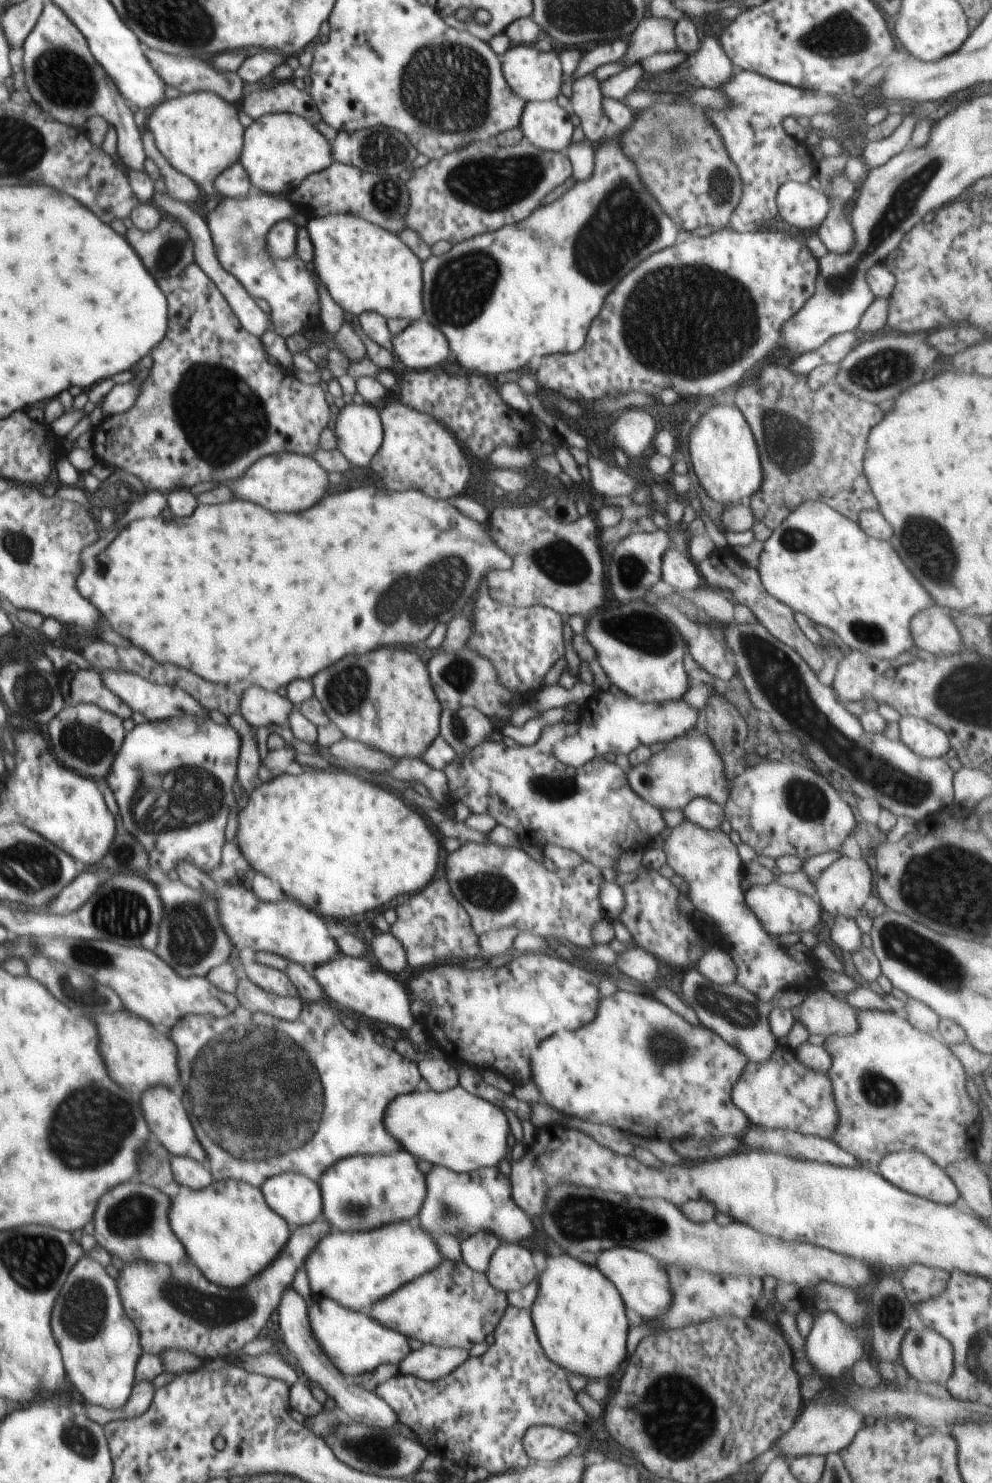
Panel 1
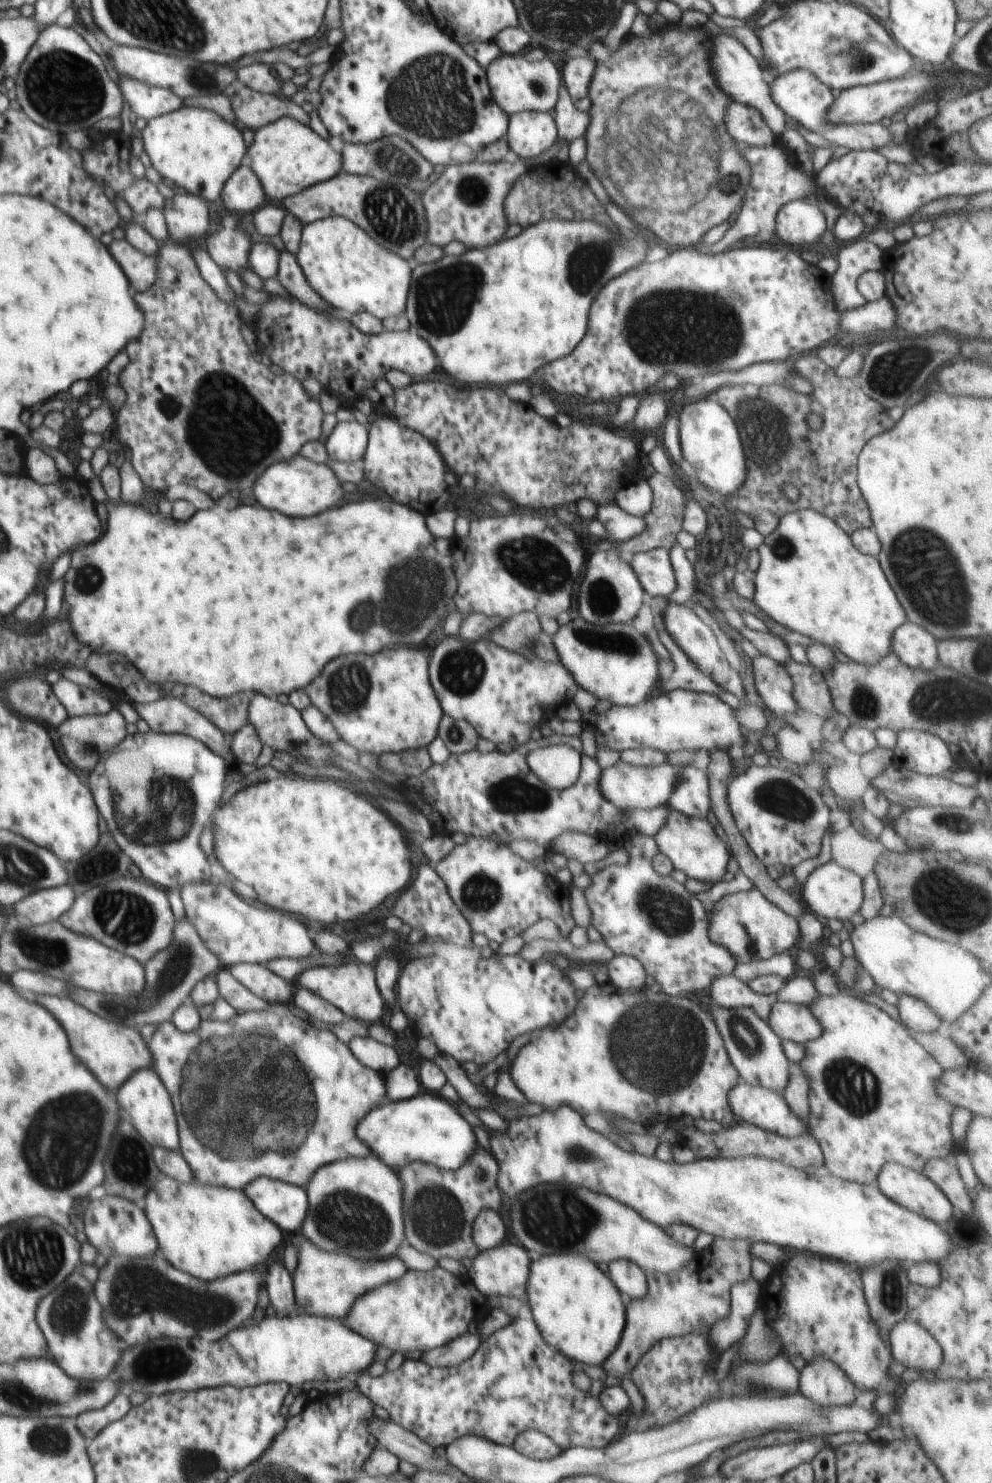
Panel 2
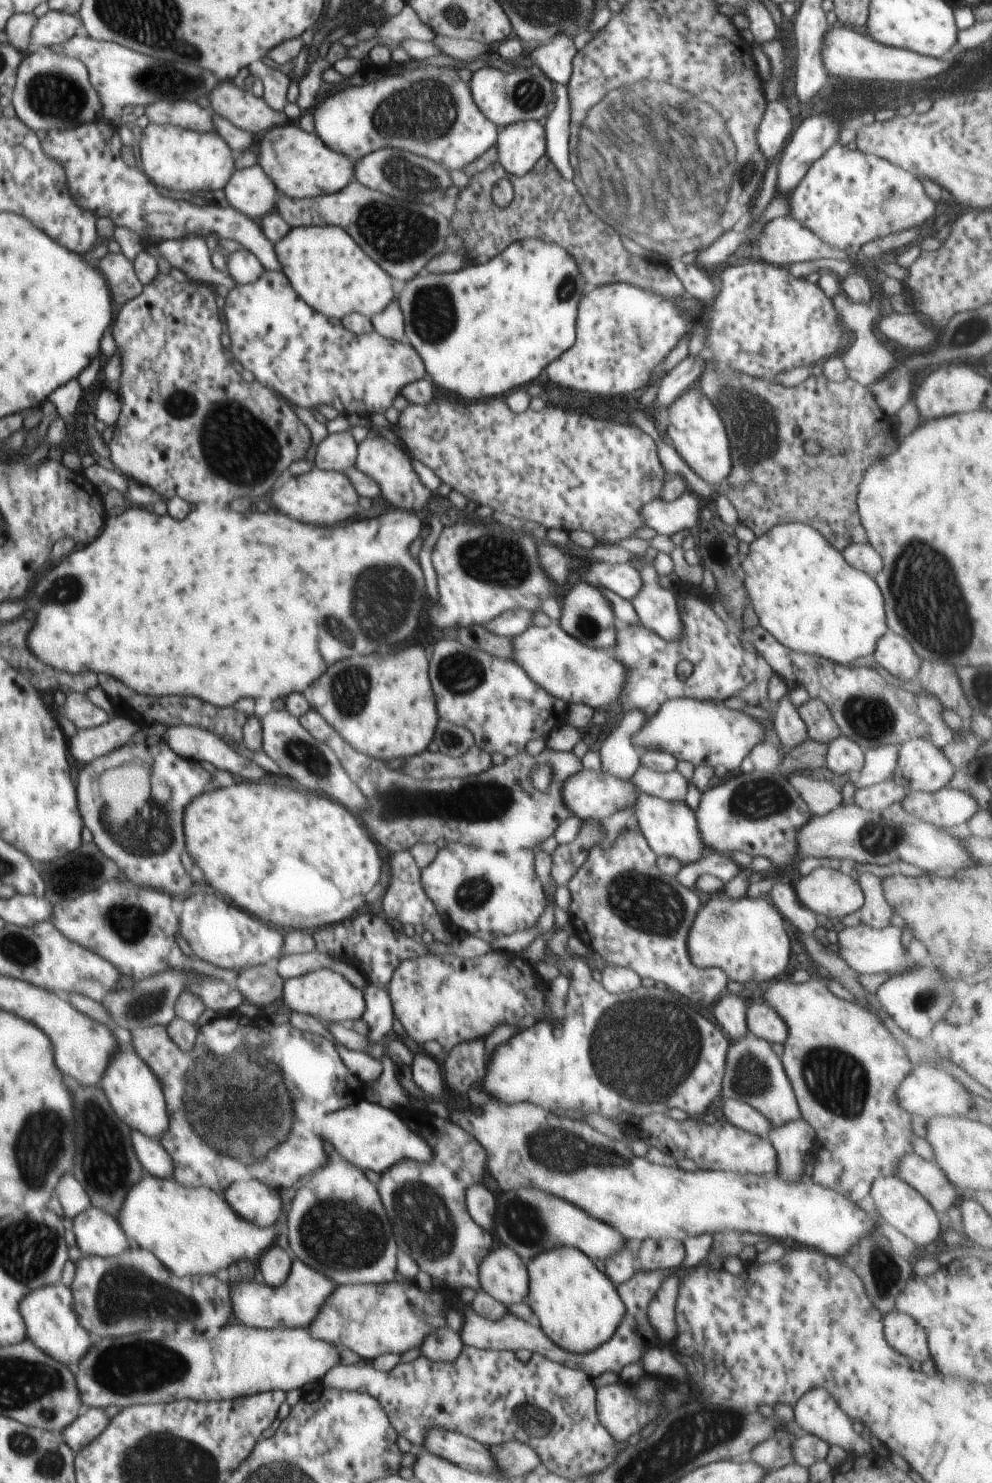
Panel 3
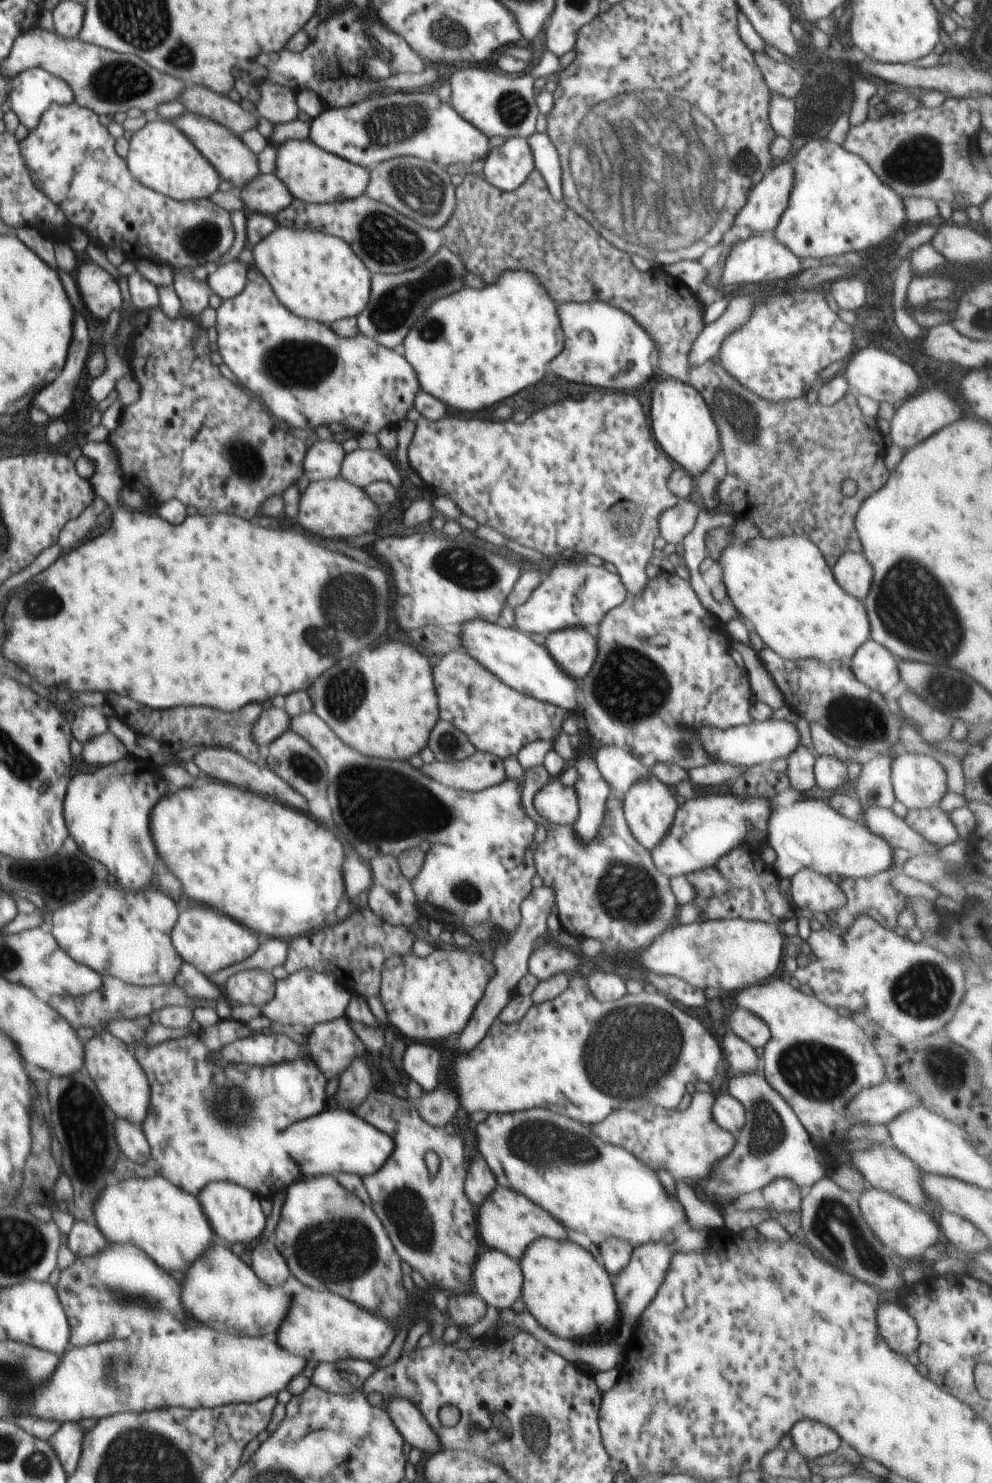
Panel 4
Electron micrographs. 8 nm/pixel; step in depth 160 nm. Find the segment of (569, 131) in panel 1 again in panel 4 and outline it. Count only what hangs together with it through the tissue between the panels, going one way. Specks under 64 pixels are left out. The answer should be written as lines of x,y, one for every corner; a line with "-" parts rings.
512,136
504,145
490,150
480,172
490,185
508,193
523,187
534,168
528,140

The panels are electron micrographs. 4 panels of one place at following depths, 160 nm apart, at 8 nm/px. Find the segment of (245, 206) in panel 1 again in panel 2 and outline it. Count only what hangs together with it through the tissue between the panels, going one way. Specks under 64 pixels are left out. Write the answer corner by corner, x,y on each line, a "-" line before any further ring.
230,212
223,216
221,229
208,234
206,251
214,263
222,269
231,269
237,274
245,267
249,268
249,251
251,240
244,231
237,231
237,223
241,219
239,214

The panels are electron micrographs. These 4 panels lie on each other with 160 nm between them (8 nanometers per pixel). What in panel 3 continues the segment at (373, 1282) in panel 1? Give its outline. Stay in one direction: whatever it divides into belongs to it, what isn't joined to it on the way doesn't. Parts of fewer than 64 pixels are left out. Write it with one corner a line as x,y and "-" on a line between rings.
294,1260
290,1276
278,1288
270,1288
260,1282
228,1282
230,1298
232,1298
232,1314
240,1324
250,1328
299,1328
309,1327
310,1322
318,1316
322,1306
326,1306
326,1298
332,1296
336,1286
324,1278
324,1274
316,1268
308,1268
300,1260

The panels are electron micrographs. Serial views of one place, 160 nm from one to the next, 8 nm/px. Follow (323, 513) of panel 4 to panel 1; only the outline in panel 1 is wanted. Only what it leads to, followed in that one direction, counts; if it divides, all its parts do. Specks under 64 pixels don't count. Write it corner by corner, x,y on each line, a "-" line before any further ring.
281,452
259,458
252,466
249,466
249,469
240,478
233,481
230,490
234,490
234,494
240,500
260,504
262,508
266,508
270,512
304,512
304,510
312,508
328,492
328,480
329,473
311,455

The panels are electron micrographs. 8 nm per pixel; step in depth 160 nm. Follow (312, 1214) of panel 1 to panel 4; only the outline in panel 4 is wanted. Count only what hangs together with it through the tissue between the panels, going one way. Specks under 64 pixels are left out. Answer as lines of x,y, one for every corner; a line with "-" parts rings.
210,1182
210,1186
201,1187
196,1198
201,1203
210,1226
213,1227
213,1234
224,1240
228,1246
236,1242
244,1245
254,1242
262,1234
264,1224
268,1224
267,1215
262,1213
261,1198
256,1198
250,1190
240,1188
232,1182

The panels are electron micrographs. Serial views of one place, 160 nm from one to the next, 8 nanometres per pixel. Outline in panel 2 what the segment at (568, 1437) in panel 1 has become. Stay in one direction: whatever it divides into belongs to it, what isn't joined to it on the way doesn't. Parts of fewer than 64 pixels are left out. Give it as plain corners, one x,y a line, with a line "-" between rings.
523,1431
518,1434
511,1448
520,1455
536,1461
555,1458
562,1452
562,1448
554,1443
550,1436
537,1431

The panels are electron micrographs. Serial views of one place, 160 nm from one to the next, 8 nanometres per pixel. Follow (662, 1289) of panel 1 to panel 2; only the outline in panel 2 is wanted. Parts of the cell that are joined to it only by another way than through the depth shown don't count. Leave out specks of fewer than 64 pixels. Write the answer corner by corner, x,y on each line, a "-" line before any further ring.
616,1260
608,1264
608,1274
626,1301
643,1298
647,1294
648,1276
636,1263

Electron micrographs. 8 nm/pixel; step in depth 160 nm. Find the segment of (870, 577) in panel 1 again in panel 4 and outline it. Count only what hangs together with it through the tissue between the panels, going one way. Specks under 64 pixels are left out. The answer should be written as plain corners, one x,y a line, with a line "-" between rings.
759,535
744,544
736,543
729,545
727,549
722,552
722,556
718,562
722,567
724,584
728,591
728,596
730,596
731,603
736,607
736,611
738,611
744,622
755,630
755,633
762,639
764,644
771,650
774,650
774,653
784,658
784,660
842,662
849,665
850,662
852,662
852,658
854,658
854,654
858,652
858,648
870,640
872,628
870,628
870,616
868,612
866,612
866,604
862,602
862,600
858,600
858,598
846,594
846,592
842,590
842,586
838,586
838,582
836,582
836,578
834,578
834,572
832,572
833,563
827,558
822,548
818,546
817,543
814,543
810,537
806,537
805,535
791,535
773,538

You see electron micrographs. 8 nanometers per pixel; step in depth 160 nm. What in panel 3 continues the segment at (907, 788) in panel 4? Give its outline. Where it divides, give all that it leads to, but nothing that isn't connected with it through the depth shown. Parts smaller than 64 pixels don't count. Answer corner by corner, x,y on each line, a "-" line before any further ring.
914,738
900,745
897,762
898,768
896,766
895,778
900,784
908,786
909,792
942,790
942,788
946,788
950,784
956,771
955,766
942,752
942,748
924,738

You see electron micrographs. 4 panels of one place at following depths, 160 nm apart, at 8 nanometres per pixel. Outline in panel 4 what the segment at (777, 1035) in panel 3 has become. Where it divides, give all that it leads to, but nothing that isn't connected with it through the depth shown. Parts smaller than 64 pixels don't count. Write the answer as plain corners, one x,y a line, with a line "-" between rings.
740,1007
728,1016
728,1029
752,1048
762,1048
769,1041
769,1028
752,1011

